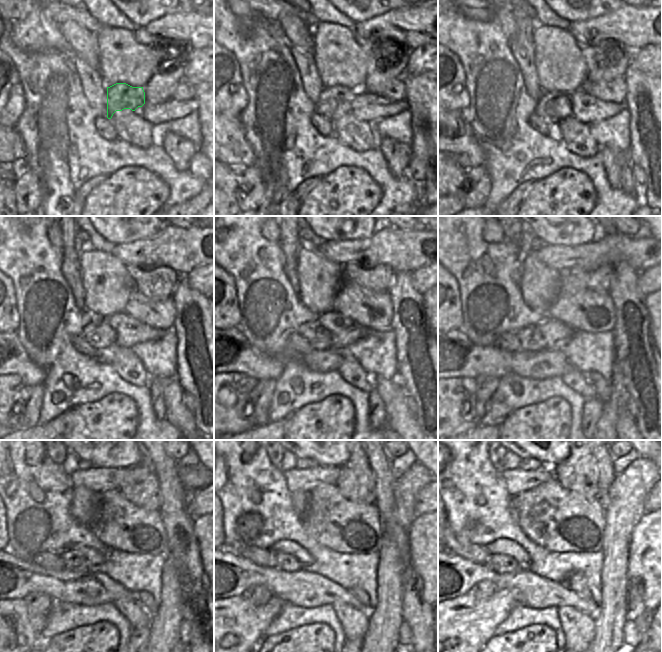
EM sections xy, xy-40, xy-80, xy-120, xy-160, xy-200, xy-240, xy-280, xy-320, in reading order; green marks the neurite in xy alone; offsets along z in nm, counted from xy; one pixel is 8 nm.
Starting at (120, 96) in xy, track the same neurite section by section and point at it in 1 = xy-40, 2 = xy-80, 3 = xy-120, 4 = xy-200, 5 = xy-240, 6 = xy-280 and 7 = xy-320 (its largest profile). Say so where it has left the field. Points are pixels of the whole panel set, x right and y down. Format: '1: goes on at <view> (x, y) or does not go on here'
1: goes on at xy-40 (333, 102)
2: goes on at xy-80 (553, 106)
3: goes on at xy-120 (99, 333)
4: goes on at xy-200 (532, 337)
5: goes on at xy-240 (79, 558)
6: goes on at xy-280 (285, 562)
7: goes on at xy-320 (498, 563)

